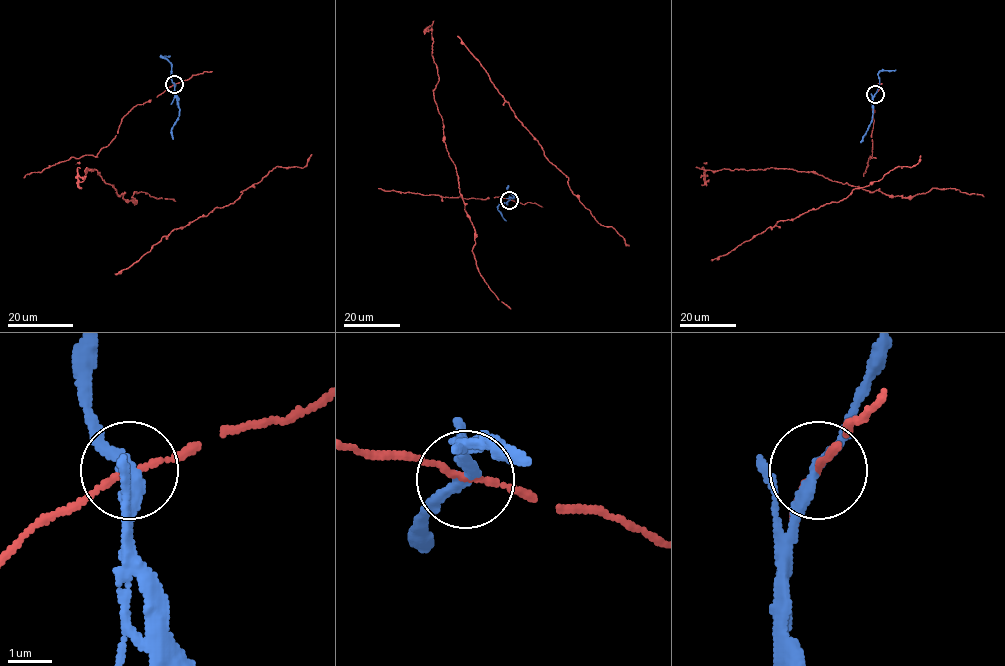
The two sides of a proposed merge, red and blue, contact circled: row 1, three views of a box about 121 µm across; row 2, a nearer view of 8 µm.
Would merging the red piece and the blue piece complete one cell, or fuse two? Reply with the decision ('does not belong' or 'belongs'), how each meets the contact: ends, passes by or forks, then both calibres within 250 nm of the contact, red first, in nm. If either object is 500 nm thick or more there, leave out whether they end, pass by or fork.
does not belong; red passes by; blue passes by; calibres 120 and 240 nm

